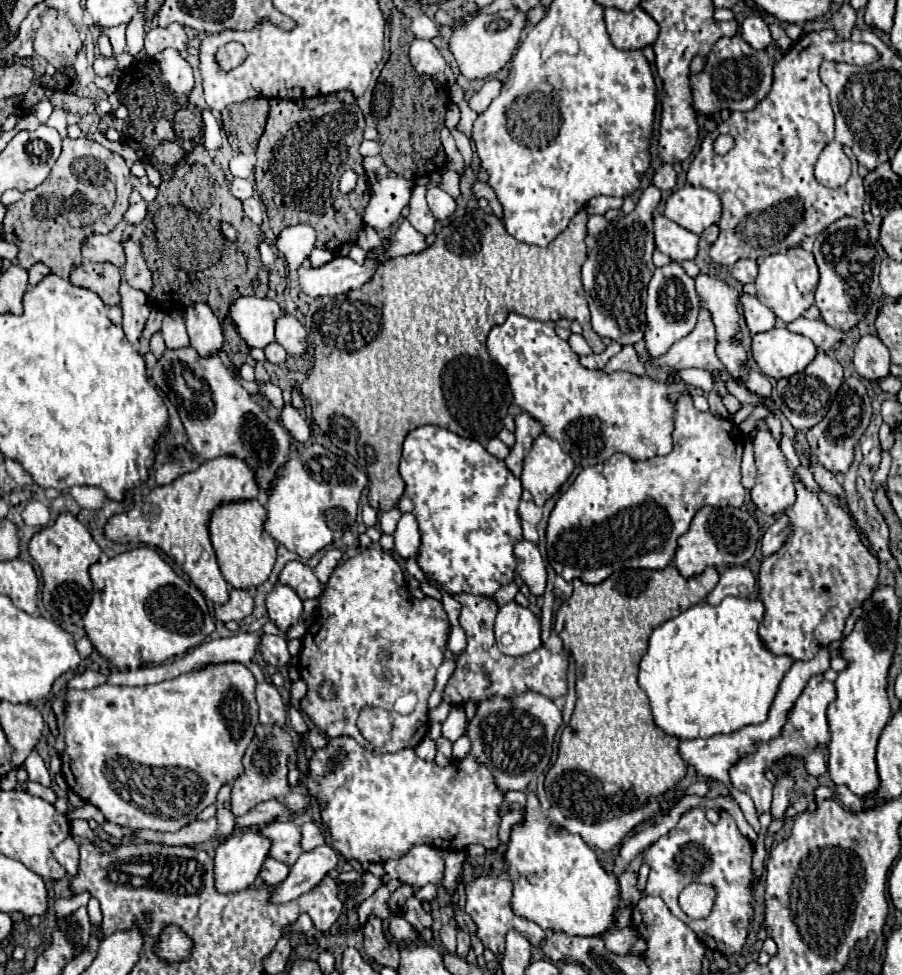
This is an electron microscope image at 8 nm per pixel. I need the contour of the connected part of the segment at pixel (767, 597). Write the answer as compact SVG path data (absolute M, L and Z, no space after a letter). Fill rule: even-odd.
M802 482L796 484L796 502L786 514L792 522L792 536L776 554L762 560L758 574L760 600L766 606L764 620L760 622L760 638L774 654L788 654L794 660L810 660L820 644L826 646L842 638L844 622L850 612L872 594L878 582L878 560L862 544L860 532L852 526L854 520L850 512L842 510L838 500L822 490L810 494Z

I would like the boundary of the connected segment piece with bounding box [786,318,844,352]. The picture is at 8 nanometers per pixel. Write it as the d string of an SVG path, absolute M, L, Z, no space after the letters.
M798 318L792 324L786 326L790 332L808 336L814 342L817 348L823 350L834 350L844 342L844 332L838 328L832 328L828 324L824 324L824 320L806 320L806 318Z

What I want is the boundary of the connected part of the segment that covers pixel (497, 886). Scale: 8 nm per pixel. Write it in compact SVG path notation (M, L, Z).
M502 874L502 876L476 876L472 882L466 884L466 908L464 908L464 912L474 920L476 936L480 938L484 948L492 950L494 954L504 952L504 936L512 928L518 930L522 936L526 936L532 946L538 946L546 936L544 930L536 922L524 920L522 916L516 916L512 912L510 898L512 898L512 882L508 880L506 874Z

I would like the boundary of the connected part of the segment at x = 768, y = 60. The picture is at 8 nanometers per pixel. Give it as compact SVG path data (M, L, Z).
M738 34L734 38L720 38L708 58L702 74L692 76L694 108L700 114L712 114L716 110L752 110L772 86L772 66L774 66L774 48L754 50Z

